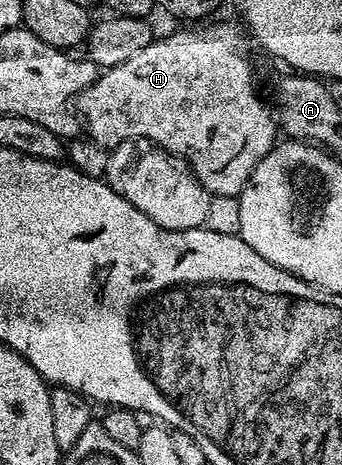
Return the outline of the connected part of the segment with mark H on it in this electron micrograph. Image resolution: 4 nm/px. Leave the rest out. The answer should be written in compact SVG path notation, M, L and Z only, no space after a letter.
M211 25L203 37L183 27L172 37L163 37L160 41L153 39L149 47L137 51L133 59L102 70L97 80L77 98L77 113L85 126L86 136L108 151L129 139L149 139L165 152L182 157L212 197L238 197L257 163L261 163L263 156L276 144L277 121L255 86L255 69L247 54L248 38L236 25Z

